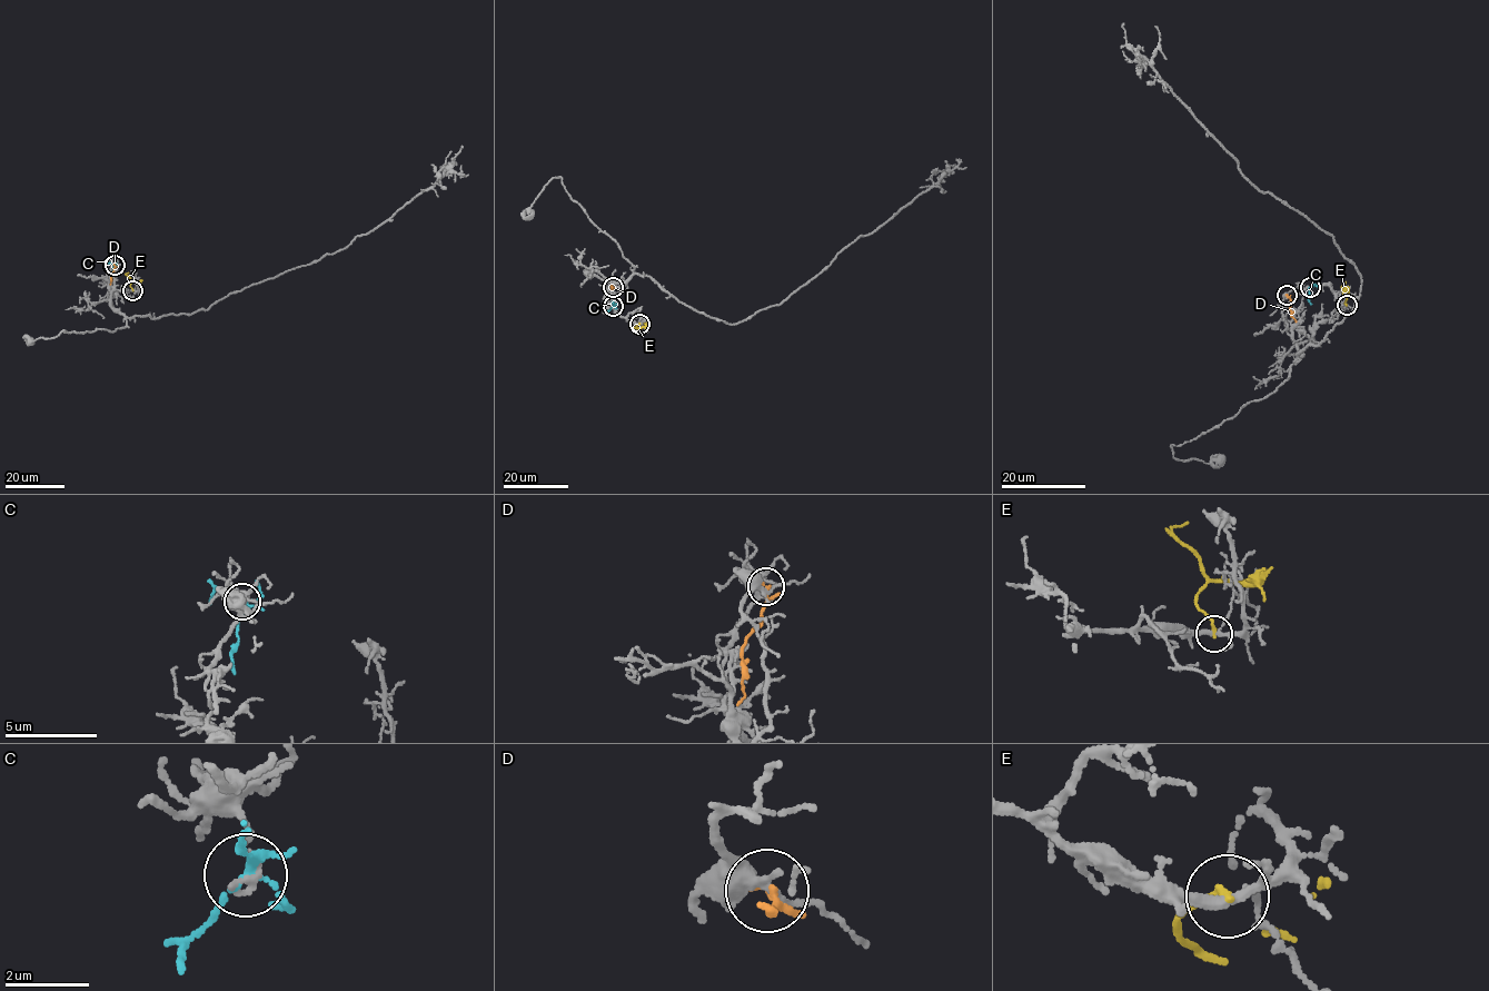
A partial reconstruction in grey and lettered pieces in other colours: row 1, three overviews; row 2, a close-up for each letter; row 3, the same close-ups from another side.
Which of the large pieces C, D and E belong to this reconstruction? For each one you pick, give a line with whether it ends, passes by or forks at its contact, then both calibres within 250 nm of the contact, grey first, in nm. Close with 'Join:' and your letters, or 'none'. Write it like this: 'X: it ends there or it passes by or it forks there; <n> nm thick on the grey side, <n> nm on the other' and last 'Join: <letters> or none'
Join: none

